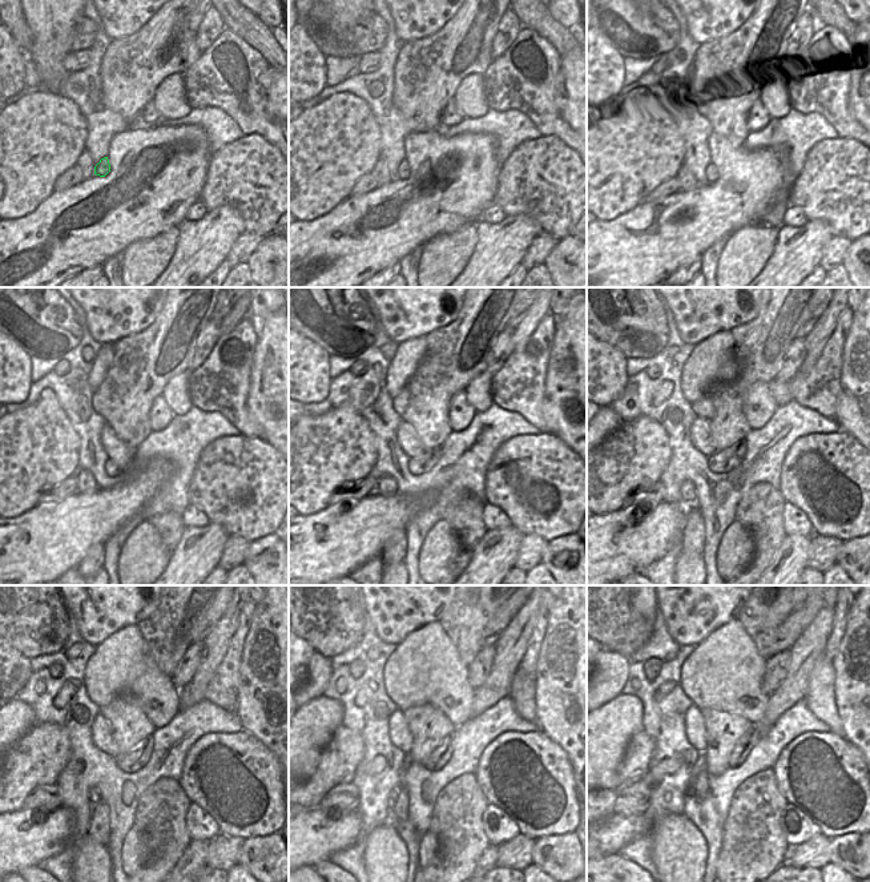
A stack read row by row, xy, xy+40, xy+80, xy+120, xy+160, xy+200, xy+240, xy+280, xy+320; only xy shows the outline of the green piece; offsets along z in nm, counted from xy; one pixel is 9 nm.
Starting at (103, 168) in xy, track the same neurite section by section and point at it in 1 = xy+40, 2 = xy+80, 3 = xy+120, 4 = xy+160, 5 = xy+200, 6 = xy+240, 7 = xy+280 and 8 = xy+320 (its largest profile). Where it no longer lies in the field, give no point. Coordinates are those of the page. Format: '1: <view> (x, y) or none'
1: xy+40 (403, 170)
2: xy+80 (711, 170)
3: xy+120 (111, 467)
4: xy+160 (425, 463)
5: xy+200 (723, 462)
6: xy+240 (132, 761)
7: xy+280 (438, 758)
8: xy+320 (745, 744)

